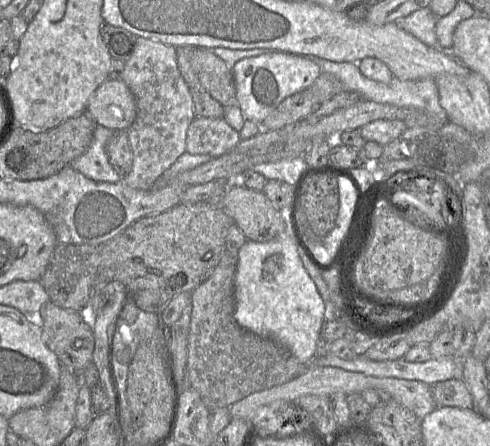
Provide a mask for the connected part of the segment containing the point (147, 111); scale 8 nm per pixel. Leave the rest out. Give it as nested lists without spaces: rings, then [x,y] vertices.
[[[139,38],[131,58],[120,74],[136,102],[136,117],[126,130],[133,152],[129,174],[122,179],[129,187],[150,190],[153,183],[186,152],[189,125],[196,117],[189,88],[177,65],[176,48]]]

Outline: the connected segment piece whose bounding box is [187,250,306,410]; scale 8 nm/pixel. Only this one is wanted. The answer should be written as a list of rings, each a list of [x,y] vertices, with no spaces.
[[[225,251],[210,276],[191,292],[192,312],[188,330],[187,370],[191,387],[199,392],[209,410],[230,407],[246,396],[284,384],[306,368],[277,342],[241,327],[234,318],[237,253]]]

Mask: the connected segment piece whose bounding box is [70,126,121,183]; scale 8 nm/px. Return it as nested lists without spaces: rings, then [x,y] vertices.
[[[97,126],[87,150],[70,166],[94,181],[108,183],[121,181],[120,175],[111,166],[106,153],[106,144],[113,133],[111,129]]]

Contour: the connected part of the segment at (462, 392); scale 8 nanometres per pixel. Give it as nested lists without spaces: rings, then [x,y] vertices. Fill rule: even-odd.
[[[463,380],[437,382],[431,386],[431,393],[436,407],[473,409],[472,396]]]

